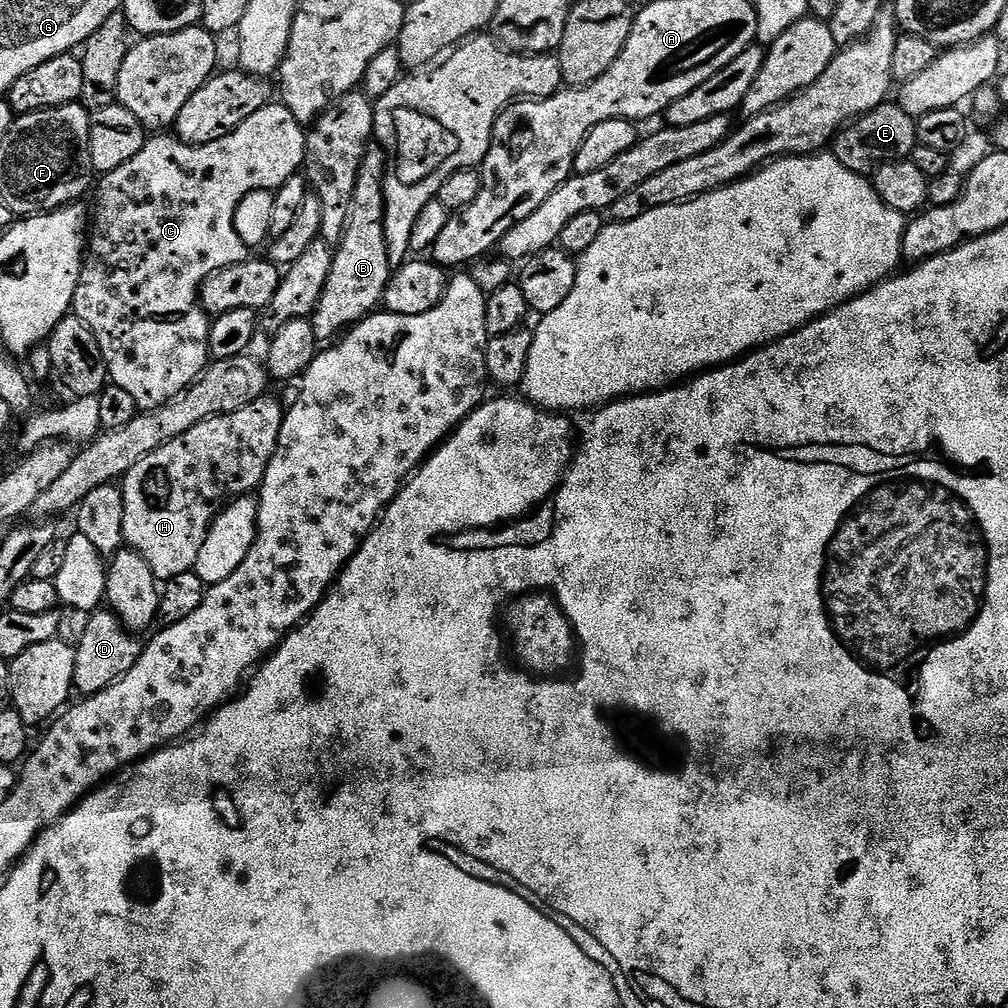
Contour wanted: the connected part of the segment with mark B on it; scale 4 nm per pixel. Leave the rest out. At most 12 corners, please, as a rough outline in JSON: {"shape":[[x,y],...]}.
{"shape":[[369,147],[326,290],[310,317],[335,341],[383,305],[384,149]]}

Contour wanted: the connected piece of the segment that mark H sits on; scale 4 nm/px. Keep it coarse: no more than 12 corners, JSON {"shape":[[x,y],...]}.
{"shape":[[285,405],[198,422],[124,475],[124,543],[157,581],[259,489]]}

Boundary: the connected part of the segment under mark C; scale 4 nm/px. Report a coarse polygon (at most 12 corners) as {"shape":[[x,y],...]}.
{"shape":[[269,102],[99,177],[72,312],[162,406],[210,363],[234,214],[304,166]]}

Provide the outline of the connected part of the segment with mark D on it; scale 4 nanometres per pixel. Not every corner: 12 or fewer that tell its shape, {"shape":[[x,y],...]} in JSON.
{"shape":[[110,610],[75,641],[73,689],[93,696],[138,662],[142,640]]}

